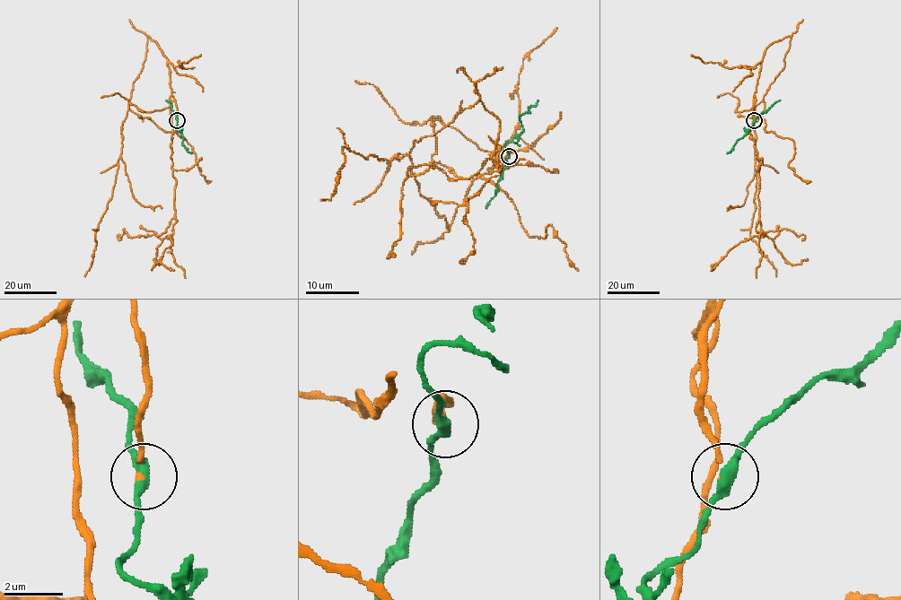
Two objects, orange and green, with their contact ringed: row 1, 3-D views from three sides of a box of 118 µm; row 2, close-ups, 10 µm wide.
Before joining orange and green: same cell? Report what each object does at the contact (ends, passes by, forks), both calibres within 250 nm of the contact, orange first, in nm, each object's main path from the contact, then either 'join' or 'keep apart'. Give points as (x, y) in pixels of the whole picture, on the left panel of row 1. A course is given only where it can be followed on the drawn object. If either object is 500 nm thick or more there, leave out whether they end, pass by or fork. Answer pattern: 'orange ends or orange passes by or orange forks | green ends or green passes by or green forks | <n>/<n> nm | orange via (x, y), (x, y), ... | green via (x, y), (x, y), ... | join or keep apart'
orange ends | green passes by | 120/360 nm | orange via (178, 121), (167, 58), (148, 36), (144, 66), (133, 82), (122, 125), (111, 198), (84, 276) | green via (178, 121), (175, 128), (184, 138), (182, 144), (192, 153) | keep apart

